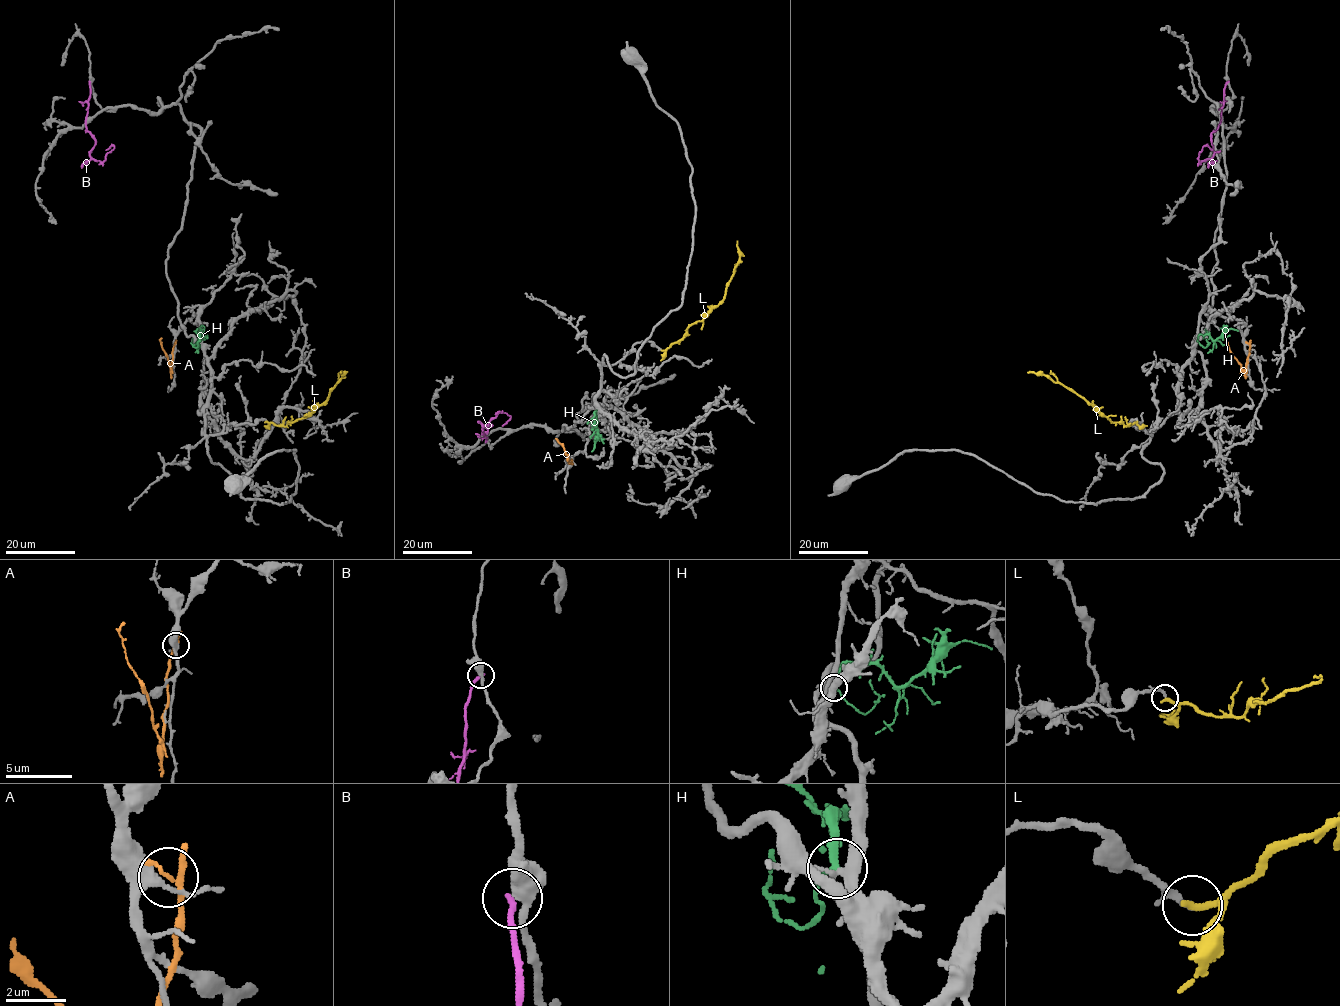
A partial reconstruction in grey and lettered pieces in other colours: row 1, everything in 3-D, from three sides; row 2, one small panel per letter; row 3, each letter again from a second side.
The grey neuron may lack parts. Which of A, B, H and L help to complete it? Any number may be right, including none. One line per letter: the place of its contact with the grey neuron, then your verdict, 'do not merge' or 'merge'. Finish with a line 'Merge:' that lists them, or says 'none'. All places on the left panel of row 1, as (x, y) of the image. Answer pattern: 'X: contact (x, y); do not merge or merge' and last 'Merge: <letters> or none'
A: contact (175, 344); do not merge
B: contact (89, 81); do not merge
H: contact (200, 341); merge
L: contact (266, 421); merge
Merge: H, L

